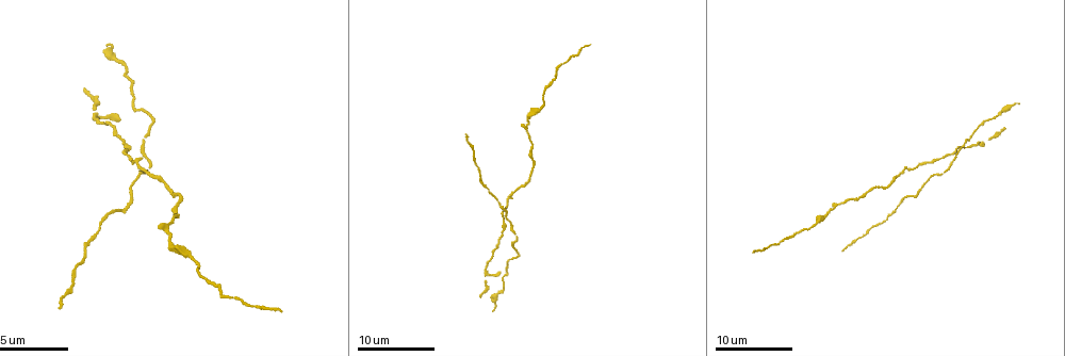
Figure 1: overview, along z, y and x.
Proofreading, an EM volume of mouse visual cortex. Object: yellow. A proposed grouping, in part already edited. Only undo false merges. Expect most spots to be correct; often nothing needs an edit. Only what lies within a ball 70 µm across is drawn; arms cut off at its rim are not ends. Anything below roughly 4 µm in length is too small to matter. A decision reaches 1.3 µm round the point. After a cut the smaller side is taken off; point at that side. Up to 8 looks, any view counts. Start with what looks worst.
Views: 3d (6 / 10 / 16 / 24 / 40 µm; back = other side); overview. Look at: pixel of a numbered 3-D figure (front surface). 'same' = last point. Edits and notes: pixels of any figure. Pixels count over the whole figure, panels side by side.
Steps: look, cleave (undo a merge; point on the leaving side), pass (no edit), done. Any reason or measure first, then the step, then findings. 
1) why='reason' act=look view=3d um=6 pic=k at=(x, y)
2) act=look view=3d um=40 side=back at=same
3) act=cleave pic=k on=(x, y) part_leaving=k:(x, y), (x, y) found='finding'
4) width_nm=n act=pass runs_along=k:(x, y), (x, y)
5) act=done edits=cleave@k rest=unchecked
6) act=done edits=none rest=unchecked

why='side arm on a straight run' act=look view=3d um=10 pic=1 at=(125, 141)

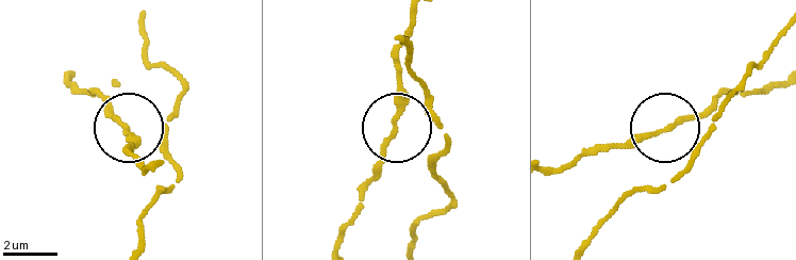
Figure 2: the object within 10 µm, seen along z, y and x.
side_arm_um=11 act=pass runs_along=2:(549, 166), (598, 146), (639, 142), (686, 120), (712, 100) found='continuous, no second neuron'

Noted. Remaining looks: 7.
why='sudden change in width' act=look view=3d um=10 pic=1 at=(527, 134)

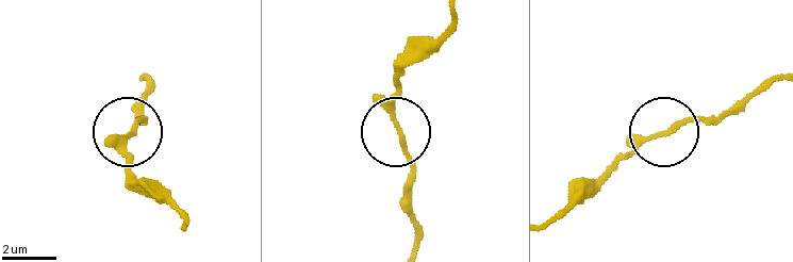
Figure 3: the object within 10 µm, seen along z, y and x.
act=pass found='one neuron here'

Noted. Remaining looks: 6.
why='thin neck' act=look view=3d um=6 pic=1 at=(489, 189)

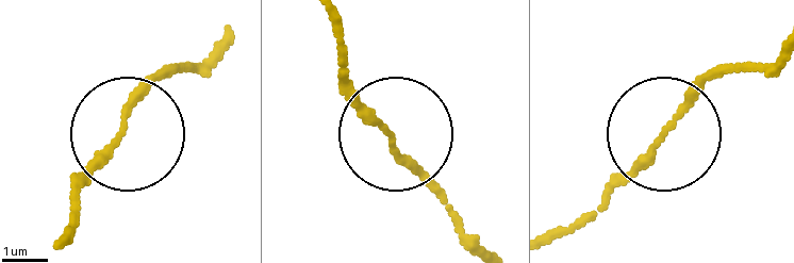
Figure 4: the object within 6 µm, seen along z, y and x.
act=pass found='all the same neuron'

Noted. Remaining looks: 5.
act=look view=3d um=10 pic=1 at=(219, 288)

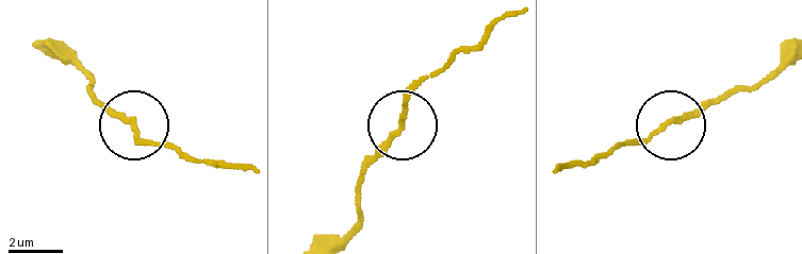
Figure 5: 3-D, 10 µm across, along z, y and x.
act=pass runs_along=5:(786, 56), (758, 81), (731, 88), (603, 156) found='continuous, no second neuron'

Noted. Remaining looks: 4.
act=done edits=none rest=unchecked

